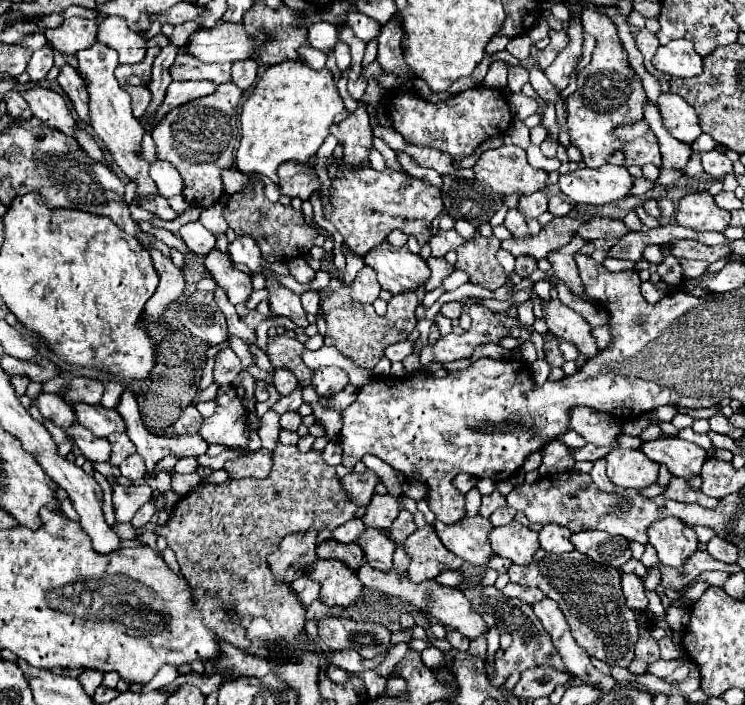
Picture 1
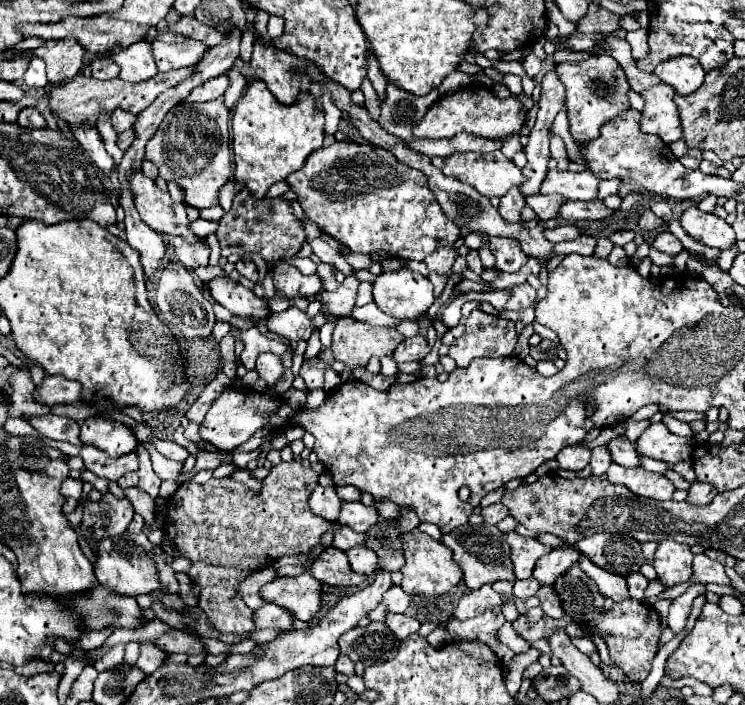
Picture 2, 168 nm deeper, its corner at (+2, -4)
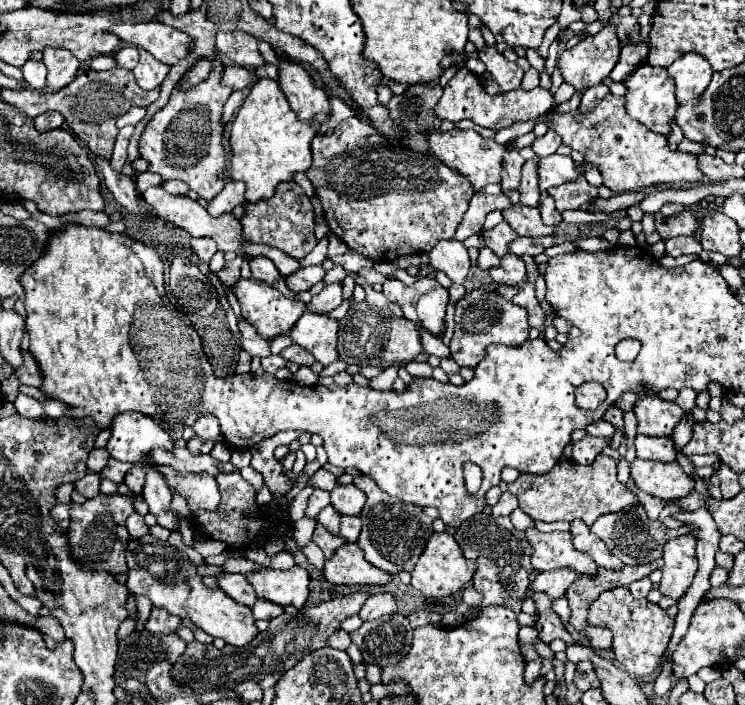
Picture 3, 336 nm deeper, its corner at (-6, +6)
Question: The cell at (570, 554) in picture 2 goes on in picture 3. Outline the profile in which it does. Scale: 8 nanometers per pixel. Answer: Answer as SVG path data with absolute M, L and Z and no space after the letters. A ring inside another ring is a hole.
M560 567L560 569L550 569L538 573L536 581L530 585L534 591L544 591L552 599L558 599L566 593L568 585L576 579L576 571L570 567Z

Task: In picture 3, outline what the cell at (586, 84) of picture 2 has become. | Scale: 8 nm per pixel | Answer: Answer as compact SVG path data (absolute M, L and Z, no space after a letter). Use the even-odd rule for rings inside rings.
M604 27L594 37L564 49L558 59L558 69L566 83L570 83L578 93L584 93L608 79L608 69L614 69L618 55L620 41L614 29Z

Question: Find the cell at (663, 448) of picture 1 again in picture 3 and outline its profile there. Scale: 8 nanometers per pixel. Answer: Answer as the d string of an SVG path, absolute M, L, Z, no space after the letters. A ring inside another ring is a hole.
M644 395L634 405L638 417L638 433L650 437L672 437L674 427L686 417L676 403L662 401L658 395Z

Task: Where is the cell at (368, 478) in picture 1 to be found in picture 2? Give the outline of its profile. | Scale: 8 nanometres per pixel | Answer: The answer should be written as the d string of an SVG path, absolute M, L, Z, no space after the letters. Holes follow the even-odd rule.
M318 485L312 491L312 495L308 499L308 505L310 505L310 511L314 515L318 515L322 519L328 519L328 521L336 521L342 501L336 495L336 487L322 487L322 485Z

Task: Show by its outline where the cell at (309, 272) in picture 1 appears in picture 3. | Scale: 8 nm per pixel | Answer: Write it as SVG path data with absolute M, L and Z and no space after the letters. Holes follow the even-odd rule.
M314 265L314 267L304 267L304 269L298 269L296 273L288 275L286 277L286 285L300 293L300 291L308 291L312 285L316 285L318 281L324 279L324 267L322 265Z

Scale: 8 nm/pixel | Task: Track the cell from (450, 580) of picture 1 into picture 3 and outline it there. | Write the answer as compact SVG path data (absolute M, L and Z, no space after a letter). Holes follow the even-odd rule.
M378 593L378 595L372 595L362 611L360 611L360 617L362 621L370 621L370 619L378 619L382 615L392 615L398 611L398 599L394 593Z

